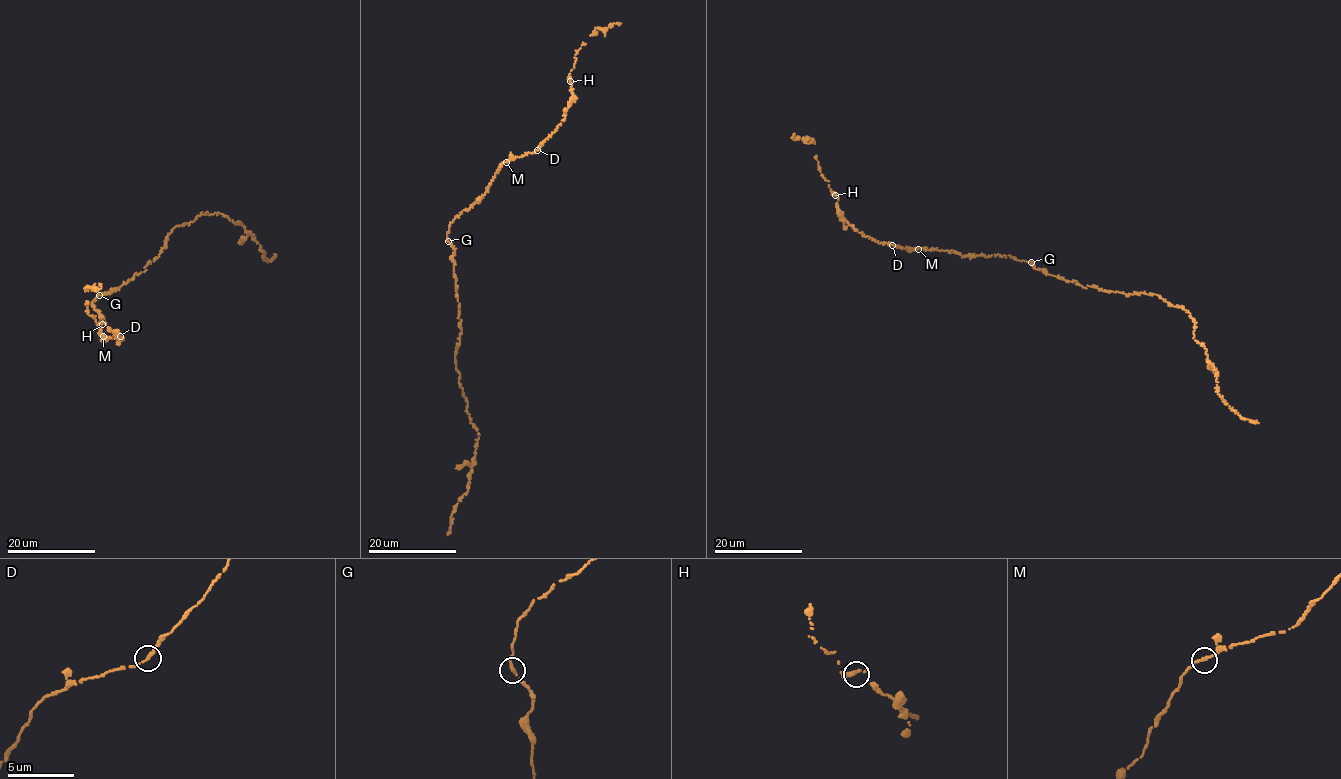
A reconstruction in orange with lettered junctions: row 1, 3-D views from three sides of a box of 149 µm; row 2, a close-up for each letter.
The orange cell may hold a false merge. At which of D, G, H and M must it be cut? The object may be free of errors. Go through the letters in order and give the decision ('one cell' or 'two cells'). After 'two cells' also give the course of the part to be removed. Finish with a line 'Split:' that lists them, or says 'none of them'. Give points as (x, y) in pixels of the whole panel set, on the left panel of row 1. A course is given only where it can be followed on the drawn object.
D: one cell
G: one cell
H: one cell
M: one cell
Split: none of them

